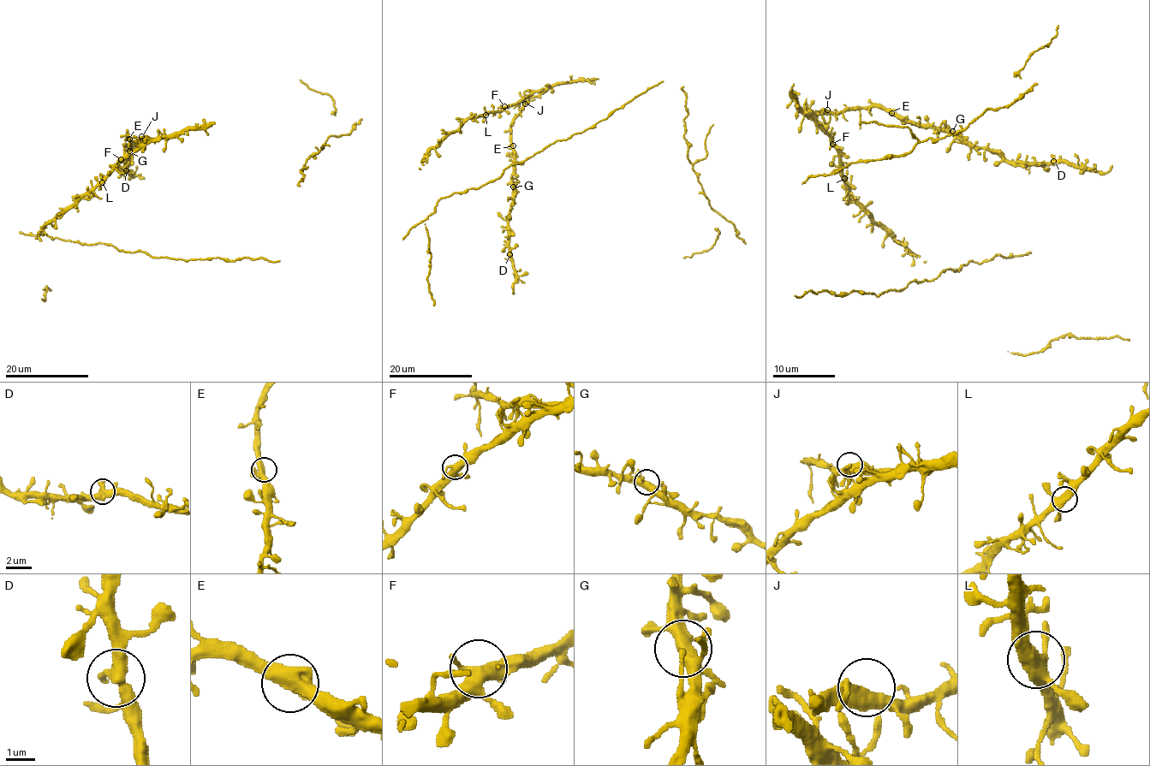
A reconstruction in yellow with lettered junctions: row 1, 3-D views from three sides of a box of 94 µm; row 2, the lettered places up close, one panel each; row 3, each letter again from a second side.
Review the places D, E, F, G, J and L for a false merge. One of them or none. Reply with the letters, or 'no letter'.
no letter

